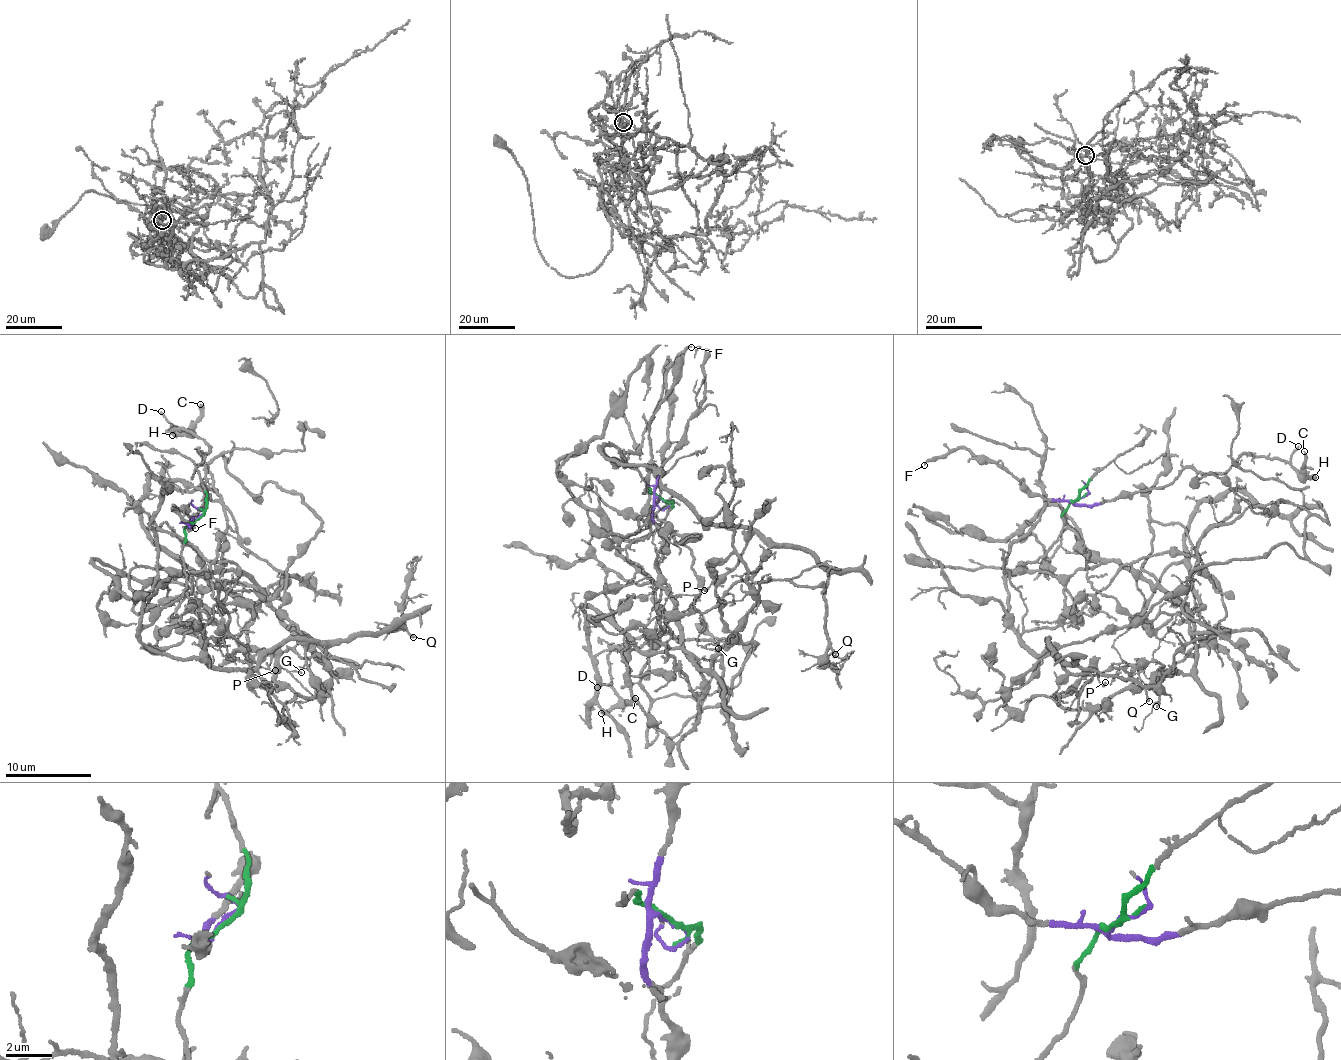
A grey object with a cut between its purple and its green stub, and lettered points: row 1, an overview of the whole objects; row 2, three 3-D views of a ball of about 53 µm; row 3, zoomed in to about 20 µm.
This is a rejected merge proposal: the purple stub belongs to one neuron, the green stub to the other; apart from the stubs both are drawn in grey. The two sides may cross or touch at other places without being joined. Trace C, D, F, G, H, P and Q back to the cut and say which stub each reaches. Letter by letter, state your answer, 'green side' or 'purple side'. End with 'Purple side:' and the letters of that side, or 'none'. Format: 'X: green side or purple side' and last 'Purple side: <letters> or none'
C: purple side
D: purple side
F: purple side
G: green side
H: purple side
P: green side
Q: green side
Purple side: C, D, F, H

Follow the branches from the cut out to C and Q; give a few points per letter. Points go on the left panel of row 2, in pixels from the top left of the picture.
C: (196, 517), (190, 525), (206, 498), (202, 453), (211, 449), (183, 429), (167, 432), (187, 429), (200, 403)
Q: (196, 517), (183, 593), (141, 633), (152, 648), (251, 669), (292, 639), (350, 642), (396, 623), (414, 637)

